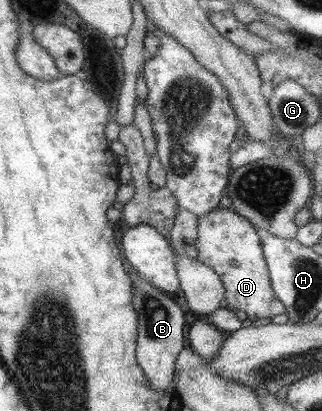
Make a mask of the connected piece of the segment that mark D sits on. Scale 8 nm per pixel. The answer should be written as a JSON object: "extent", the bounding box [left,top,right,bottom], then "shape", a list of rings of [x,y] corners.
{"extent":[195,208,285,321],"shape":[[[214,208],[211,212],[197,217],[197,232],[195,248],[199,262],[208,266],[221,281],[224,288],[223,305],[229,310],[240,310],[247,314],[247,321],[256,321],[260,318],[271,318],[284,313],[285,308],[277,300],[270,286],[270,272],[267,270],[264,254],[262,253],[260,237],[249,222],[238,216],[229,208]]]}

